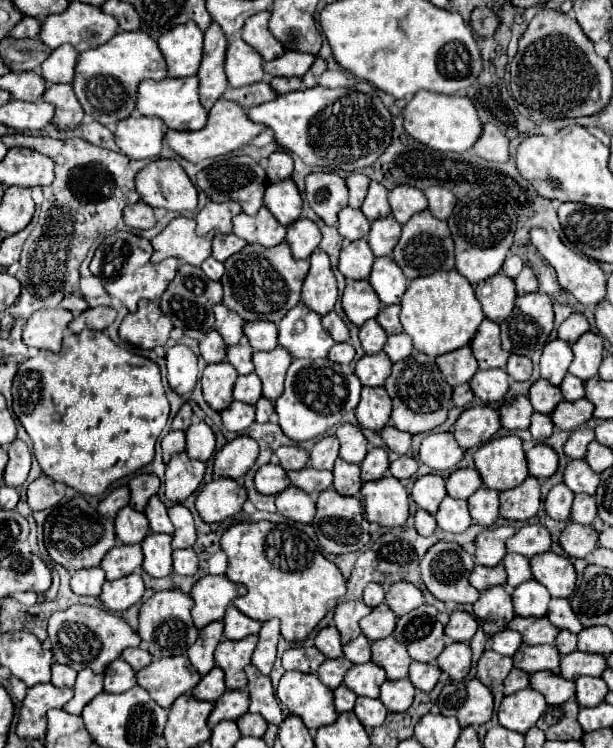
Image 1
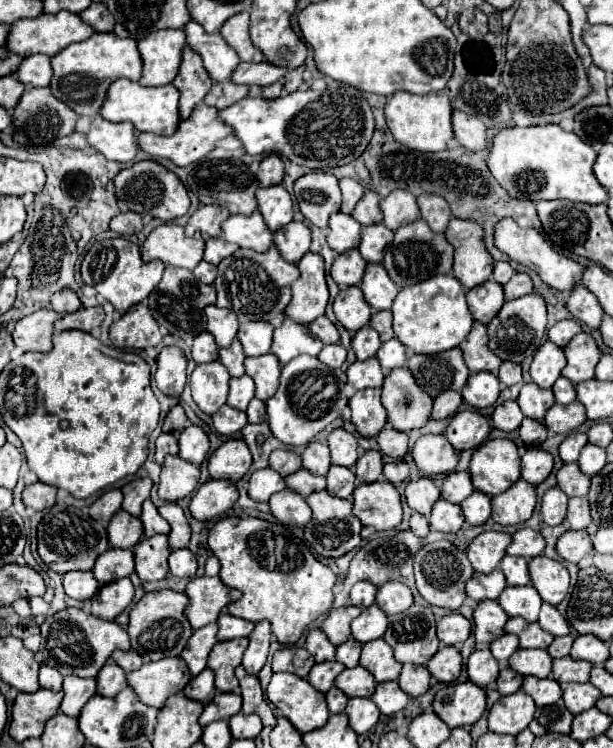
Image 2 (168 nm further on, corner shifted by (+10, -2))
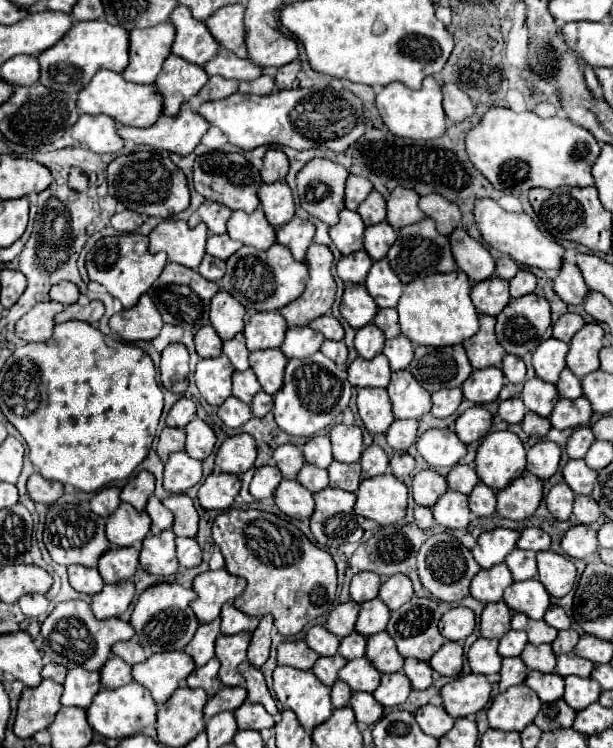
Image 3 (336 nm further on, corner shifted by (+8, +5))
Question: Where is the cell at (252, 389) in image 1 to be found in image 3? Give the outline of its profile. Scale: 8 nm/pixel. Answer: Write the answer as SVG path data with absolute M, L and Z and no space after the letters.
M244 370L244 372L234 372L232 374L232 396L236 396L238 400L250 404L252 398L256 396L256 392L262 390L262 386L256 380L256 374L252 370Z

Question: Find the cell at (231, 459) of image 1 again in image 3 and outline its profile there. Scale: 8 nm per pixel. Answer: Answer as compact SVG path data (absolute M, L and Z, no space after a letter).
M236 434L224 440L218 450L216 466L228 474L244 474L254 466L256 460L256 440L250 434Z

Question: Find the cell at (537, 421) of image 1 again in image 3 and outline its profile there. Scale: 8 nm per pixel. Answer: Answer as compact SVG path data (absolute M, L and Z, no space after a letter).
M526 412L524 420L522 420L522 428L524 428L524 432L530 434L530 436L544 438L552 426L550 426L550 420L548 420L548 418L536 416L534 412Z

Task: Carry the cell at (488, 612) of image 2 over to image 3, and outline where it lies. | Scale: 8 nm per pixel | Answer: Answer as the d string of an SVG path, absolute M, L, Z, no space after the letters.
M486 604L480 618L480 632L484 638L502 638L510 630L510 608L500 604Z

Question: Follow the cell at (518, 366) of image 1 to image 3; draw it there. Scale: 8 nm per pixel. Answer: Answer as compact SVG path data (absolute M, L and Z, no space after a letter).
M506 354L504 360L502 360L502 372L504 376L508 378L508 382L512 384L518 384L518 382L524 382L524 376L526 376L526 366L522 362L522 358L518 356L512 356L512 354Z

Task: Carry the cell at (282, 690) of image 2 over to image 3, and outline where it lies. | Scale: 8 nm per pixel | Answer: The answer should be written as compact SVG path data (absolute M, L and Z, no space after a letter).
M276 666L274 692L278 702L292 710L306 732L326 722L334 710L330 702L330 688L324 686L314 672L292 666Z

